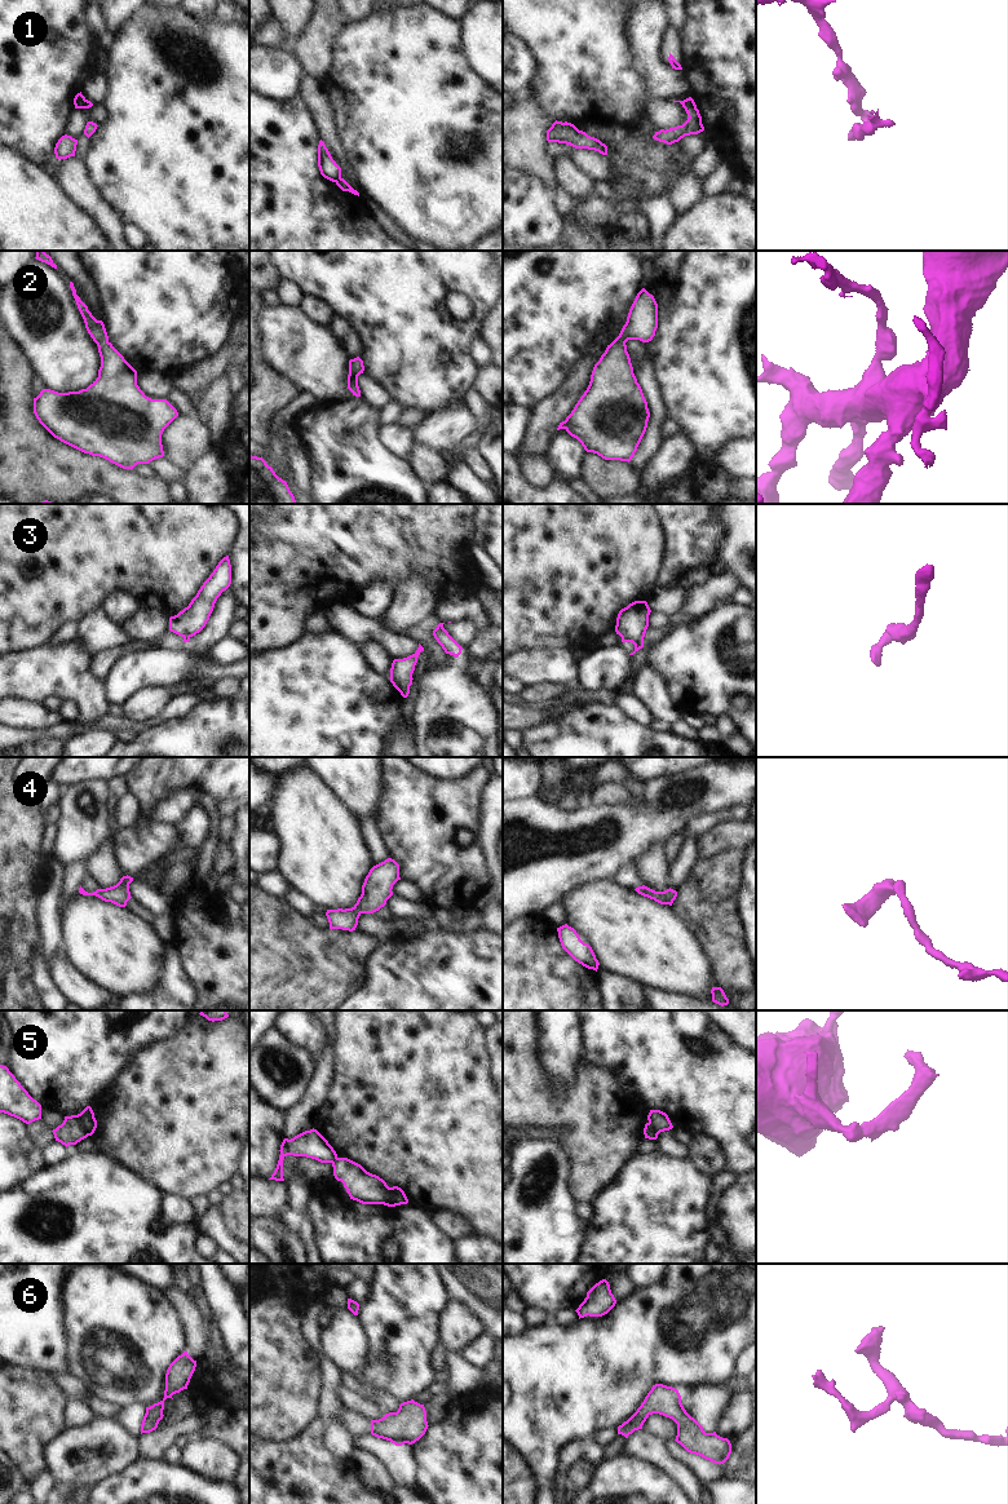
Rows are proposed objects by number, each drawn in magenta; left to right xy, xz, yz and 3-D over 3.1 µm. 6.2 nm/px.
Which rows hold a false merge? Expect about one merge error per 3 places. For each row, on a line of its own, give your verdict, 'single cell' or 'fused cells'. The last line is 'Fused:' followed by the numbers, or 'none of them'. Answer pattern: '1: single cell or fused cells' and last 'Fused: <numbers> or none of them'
1: fused cells
2: single cell
3: fused cells
4: single cell
5: fused cells
6: single cell
Fused: 1, 3, 5

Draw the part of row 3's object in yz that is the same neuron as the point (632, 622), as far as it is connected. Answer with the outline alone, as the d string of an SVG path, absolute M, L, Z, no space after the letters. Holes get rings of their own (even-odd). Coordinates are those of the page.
M635 601L622 609L616 618L615 632L622 638L629 638L640 646L644 646L644 637L649 627L649 615L651 610L646 601Z

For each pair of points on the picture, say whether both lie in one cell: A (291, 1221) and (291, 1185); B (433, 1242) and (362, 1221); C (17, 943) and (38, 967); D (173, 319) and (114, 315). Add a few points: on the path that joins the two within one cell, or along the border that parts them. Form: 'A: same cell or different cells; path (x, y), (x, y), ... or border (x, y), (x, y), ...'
A: same cell; path (294, 1212), (294, 1194)
B: same cell; path (415, 1233), (403, 1222), (380, 1221)
C: different cells; border (38, 942), (30, 955), (30, 982), (34, 987)
D: same cell; path (159, 319), (149, 319), (135, 327), (128, 323)

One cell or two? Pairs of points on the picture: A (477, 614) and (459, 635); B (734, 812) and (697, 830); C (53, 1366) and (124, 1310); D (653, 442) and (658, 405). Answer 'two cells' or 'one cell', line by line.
A: two cells
B: one cell
C: two cells
D: one cell

